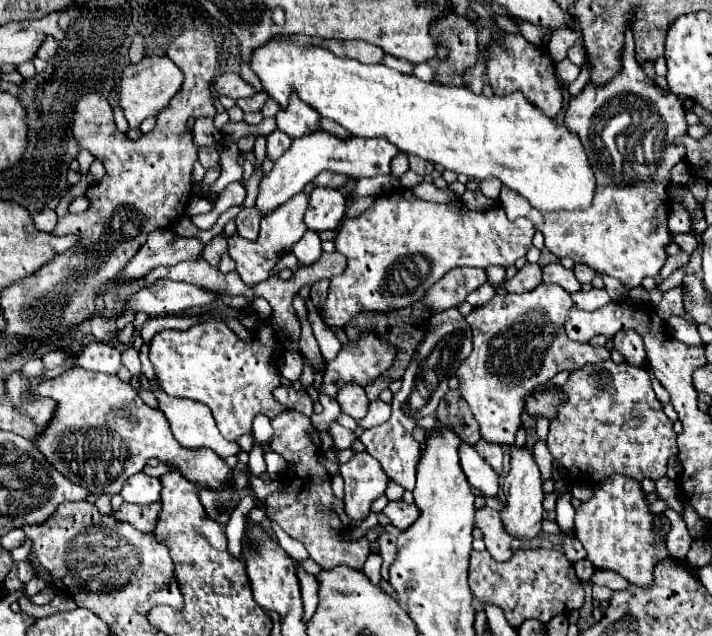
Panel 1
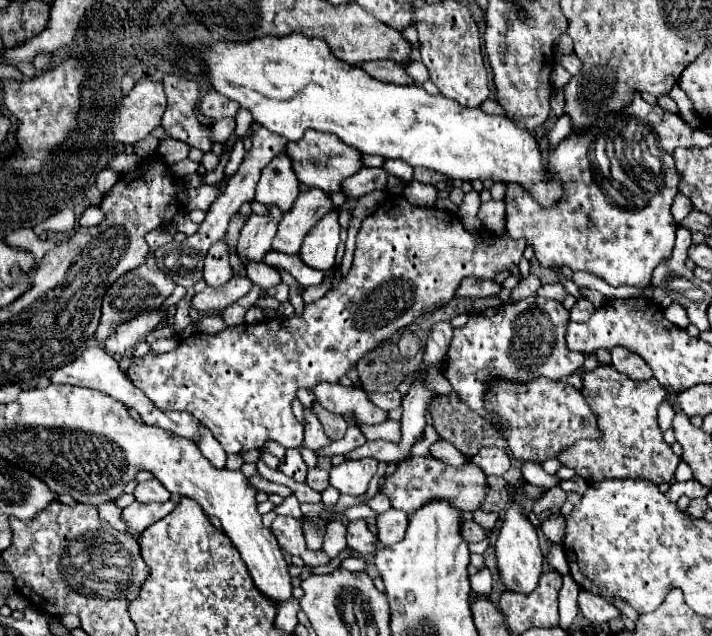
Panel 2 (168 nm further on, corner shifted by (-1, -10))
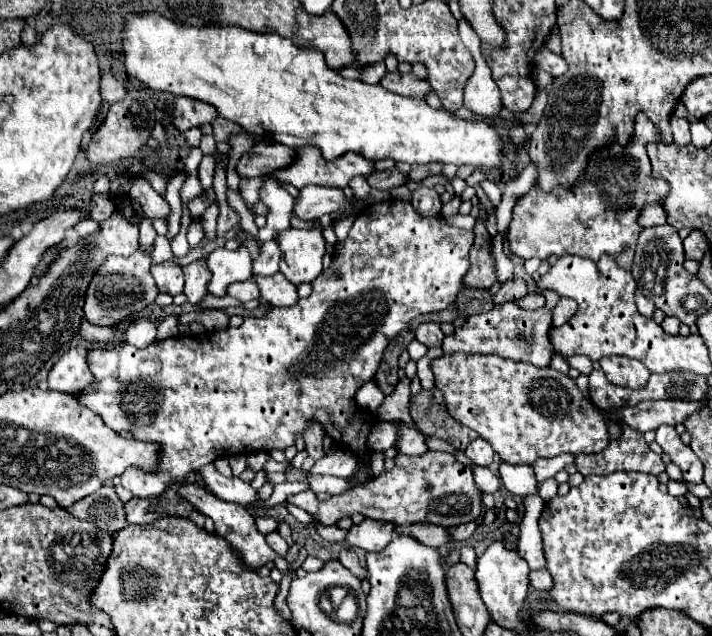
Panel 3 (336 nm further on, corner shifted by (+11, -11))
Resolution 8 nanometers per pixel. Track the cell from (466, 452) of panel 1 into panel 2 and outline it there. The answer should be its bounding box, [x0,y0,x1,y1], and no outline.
[430,440,468,466]

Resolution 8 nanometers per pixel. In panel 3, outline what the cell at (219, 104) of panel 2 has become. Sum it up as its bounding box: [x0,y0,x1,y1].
[172,97,218,131]

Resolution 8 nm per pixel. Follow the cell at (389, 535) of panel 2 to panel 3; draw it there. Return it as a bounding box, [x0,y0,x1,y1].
[346,519,394,551]

